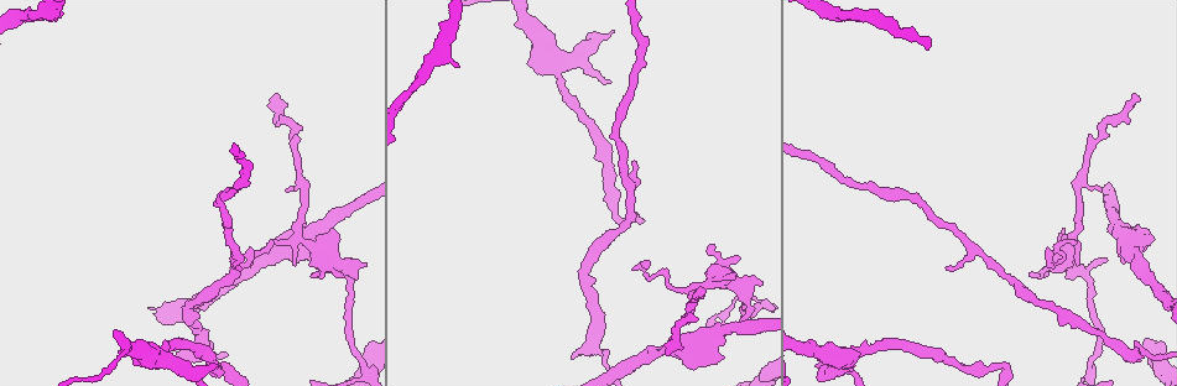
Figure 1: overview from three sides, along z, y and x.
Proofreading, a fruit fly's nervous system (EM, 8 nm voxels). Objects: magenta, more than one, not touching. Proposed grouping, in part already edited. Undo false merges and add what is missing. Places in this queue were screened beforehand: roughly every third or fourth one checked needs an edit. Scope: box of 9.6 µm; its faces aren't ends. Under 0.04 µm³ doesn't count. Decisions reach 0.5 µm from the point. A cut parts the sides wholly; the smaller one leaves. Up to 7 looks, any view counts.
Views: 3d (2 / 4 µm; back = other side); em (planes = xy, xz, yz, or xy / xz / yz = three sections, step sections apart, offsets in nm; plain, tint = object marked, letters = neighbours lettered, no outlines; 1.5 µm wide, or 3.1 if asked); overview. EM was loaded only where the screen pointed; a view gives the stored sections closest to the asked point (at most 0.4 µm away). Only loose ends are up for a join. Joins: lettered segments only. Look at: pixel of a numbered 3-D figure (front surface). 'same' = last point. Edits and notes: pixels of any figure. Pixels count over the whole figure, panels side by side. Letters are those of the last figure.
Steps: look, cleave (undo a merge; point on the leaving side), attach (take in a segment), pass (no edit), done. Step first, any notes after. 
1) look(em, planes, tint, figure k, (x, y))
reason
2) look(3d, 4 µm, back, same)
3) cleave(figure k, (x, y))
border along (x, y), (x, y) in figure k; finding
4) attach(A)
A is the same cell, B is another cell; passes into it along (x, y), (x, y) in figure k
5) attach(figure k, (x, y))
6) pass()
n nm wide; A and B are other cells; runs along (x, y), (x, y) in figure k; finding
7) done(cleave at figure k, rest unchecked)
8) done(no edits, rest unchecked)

look(em, planes, tint, figure 1, (1107, 258))
branch stops here

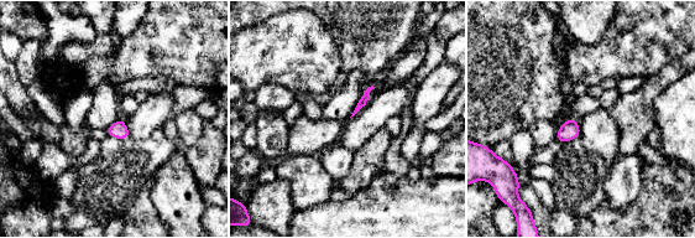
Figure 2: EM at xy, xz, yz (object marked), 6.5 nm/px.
look(em, planes, letters, same)

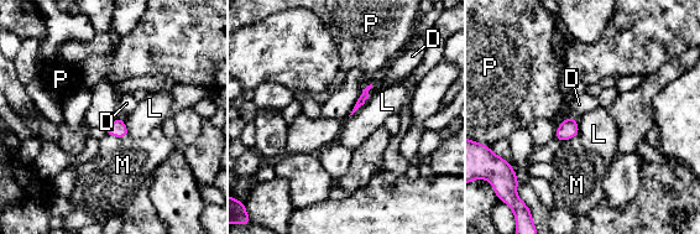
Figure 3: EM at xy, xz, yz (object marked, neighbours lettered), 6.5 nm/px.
pass()
L touches over 180 nm; D, L, M and P are other cells; border along (369, 98), (349, 116) in figure 3; none of them fits

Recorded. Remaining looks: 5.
look(3d, 4 µm, figure 1, (224, 368))
sharp bend

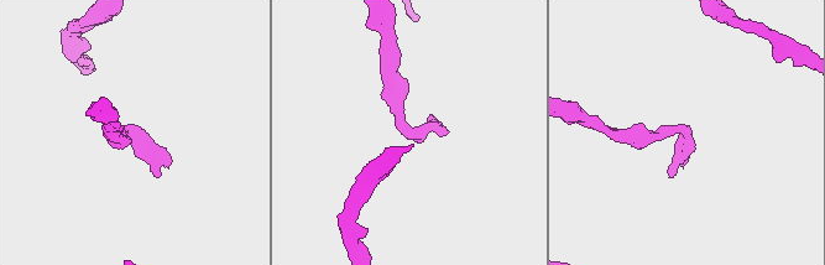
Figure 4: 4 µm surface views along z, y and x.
look(em, planes, plain, figure 4, (132, 132))

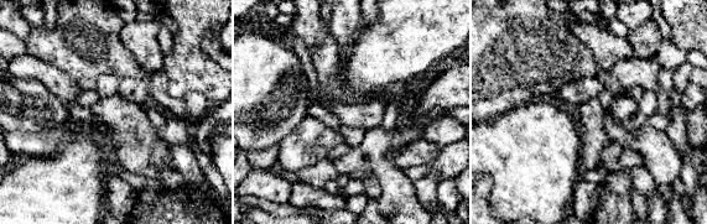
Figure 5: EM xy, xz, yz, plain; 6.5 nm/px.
look(em, planes, letters, same)
see the neighbours

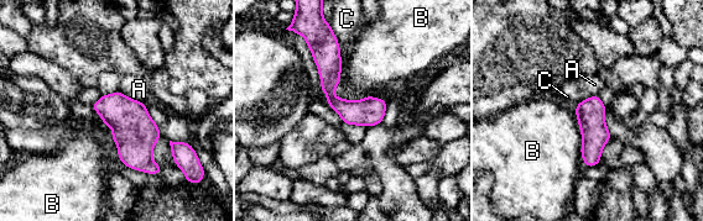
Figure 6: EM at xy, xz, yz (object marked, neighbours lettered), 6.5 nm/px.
pass()
190 nm wide; A, B and C are other cells; border along (331, 29), (337, 38), (342, 66) in figure 6; one cell here

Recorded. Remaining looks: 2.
look(em, planes, letters, figure 1, (181, 357))
branch stops here

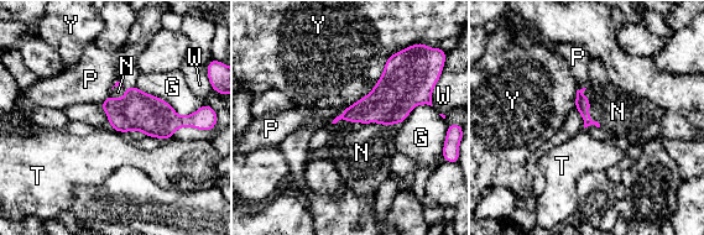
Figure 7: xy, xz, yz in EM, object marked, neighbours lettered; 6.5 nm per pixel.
attach(N)
N is the same cell, G, P, T, W and Y are other cells; passes into it along (394, 97), (365, 123), (361, 152) in figure 7; it goes on there

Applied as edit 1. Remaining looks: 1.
done(attach at figure 7, rest unchecked)

